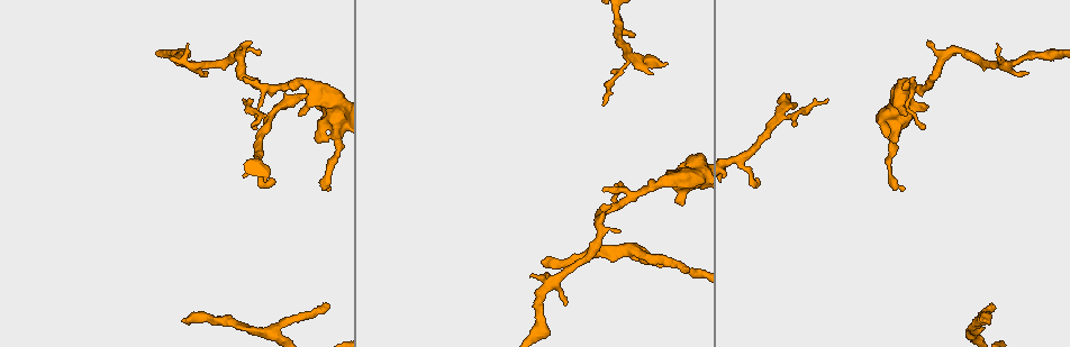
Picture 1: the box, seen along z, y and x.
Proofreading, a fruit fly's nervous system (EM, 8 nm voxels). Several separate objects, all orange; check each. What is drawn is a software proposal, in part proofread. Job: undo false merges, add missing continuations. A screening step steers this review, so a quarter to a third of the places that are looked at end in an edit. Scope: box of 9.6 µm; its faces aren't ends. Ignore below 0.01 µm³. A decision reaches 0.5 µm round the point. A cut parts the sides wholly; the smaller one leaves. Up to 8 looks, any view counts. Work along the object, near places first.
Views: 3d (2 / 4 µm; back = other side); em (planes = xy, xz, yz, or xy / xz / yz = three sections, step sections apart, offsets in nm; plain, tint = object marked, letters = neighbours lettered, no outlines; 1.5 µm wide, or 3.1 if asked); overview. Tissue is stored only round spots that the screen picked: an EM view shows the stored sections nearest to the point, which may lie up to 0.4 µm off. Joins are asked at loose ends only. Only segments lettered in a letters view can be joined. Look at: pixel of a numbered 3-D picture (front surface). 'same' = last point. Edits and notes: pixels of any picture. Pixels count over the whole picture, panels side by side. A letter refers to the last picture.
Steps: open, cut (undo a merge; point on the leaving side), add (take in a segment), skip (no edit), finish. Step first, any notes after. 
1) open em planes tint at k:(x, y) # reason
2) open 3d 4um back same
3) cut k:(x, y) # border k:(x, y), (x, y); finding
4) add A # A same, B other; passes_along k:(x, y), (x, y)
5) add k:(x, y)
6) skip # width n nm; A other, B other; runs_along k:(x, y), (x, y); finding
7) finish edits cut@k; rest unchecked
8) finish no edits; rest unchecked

open em planes plain at 1:(630, 251) # branch point

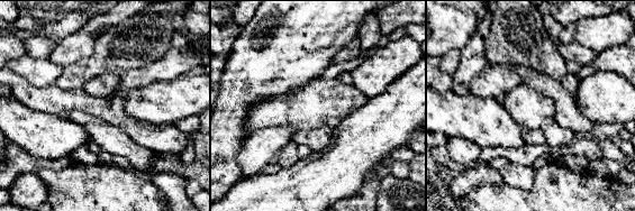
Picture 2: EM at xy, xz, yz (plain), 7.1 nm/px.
open em planes letters same

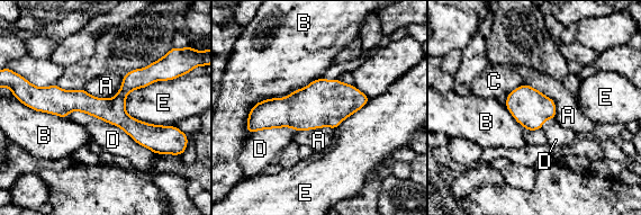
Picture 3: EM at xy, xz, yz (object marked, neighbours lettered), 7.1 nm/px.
skip # width 190 nm; longest_contact D 700 nm; A other, B other, C other, D other, E other; continuous, no second neuron

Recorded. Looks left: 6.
open em xz step 8 letters at 1:(183, 319) # an open end

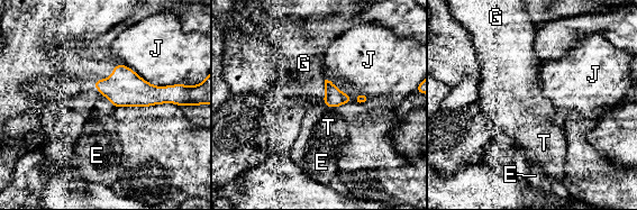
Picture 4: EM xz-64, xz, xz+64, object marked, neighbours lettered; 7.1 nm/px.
open em planes letters same

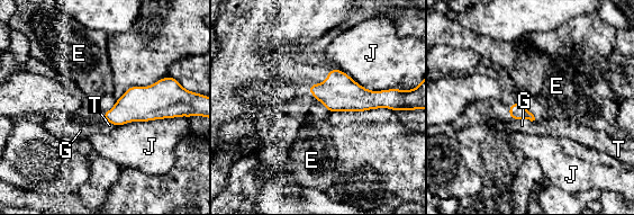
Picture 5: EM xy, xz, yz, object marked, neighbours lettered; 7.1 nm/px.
skip # E other, G other, J other, T other; border 5:(510, 118), (528, 118), (531, 121); no lettered segment goes on from it

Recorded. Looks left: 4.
open em xy step 8 letters at 1:(1027, 74) # tapers out

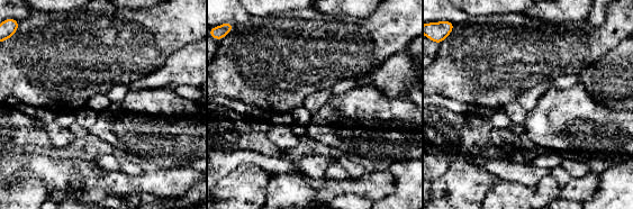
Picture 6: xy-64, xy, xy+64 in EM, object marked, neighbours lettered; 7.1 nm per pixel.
open em planes letters same

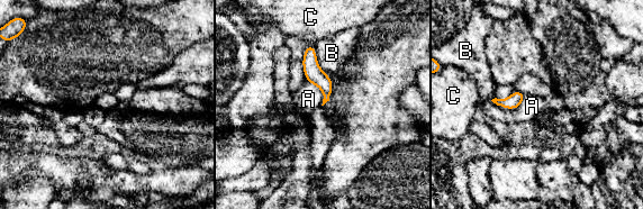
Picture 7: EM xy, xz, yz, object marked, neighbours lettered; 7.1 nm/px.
skip # A other, B other, C other; border 7:(307, 80), (320, 90), (322, 105); none of them fits

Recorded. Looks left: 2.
finish no edits; rest unchecked

